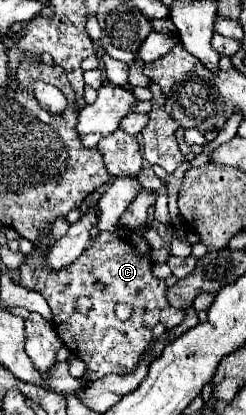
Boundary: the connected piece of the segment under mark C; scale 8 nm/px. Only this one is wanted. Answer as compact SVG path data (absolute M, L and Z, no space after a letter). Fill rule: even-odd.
M128 228L102 232L92 248L86 248L74 264L60 272L46 270L46 254L48 250L30 254L28 262L20 268L20 286L36 288L44 296L54 314L52 324L60 340L72 356L86 362L86 378L98 380L106 374L126 374L126 370L134 370L138 358L152 342L152 328L160 322L160 310L168 306L166 284L152 274L148 242ZM118 302L128 302L134 308L128 322L120 322L114 316Z

